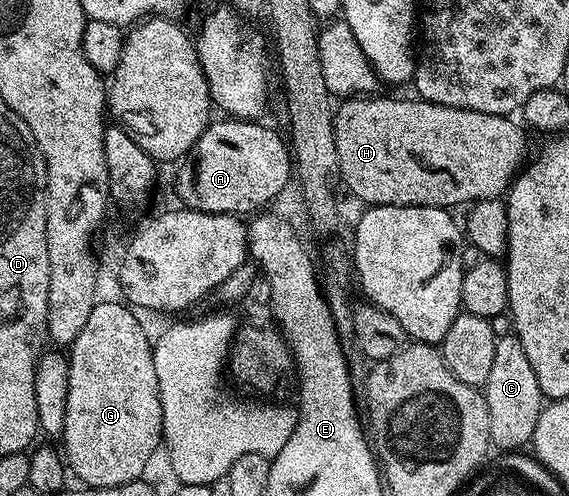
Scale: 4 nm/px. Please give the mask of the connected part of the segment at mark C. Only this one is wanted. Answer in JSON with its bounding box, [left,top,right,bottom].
[485,334,545,454]

